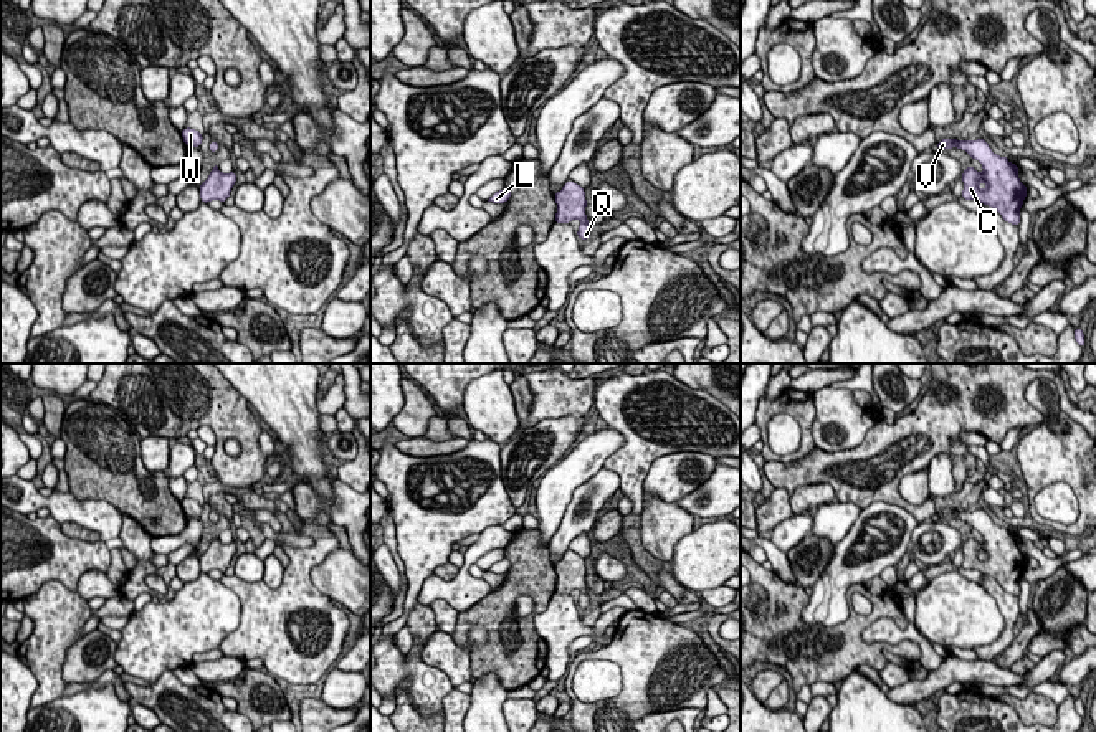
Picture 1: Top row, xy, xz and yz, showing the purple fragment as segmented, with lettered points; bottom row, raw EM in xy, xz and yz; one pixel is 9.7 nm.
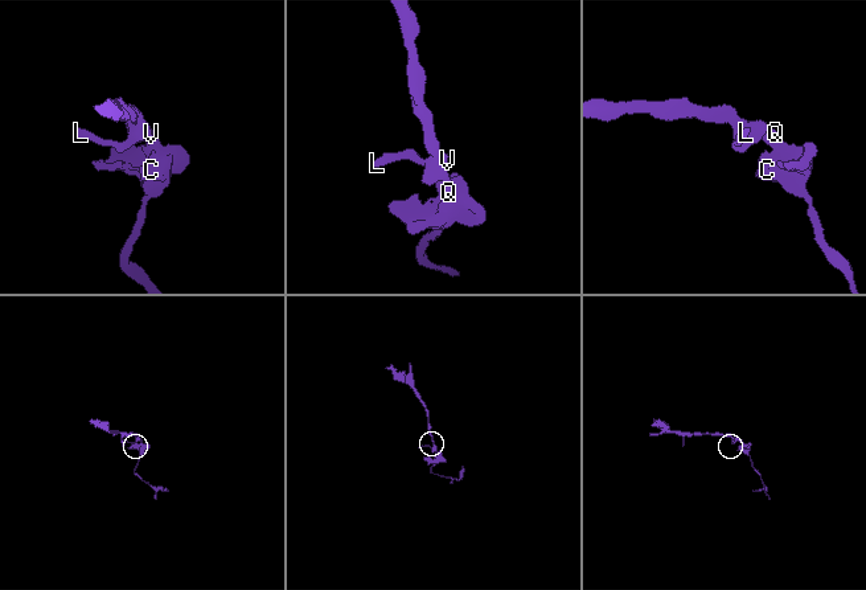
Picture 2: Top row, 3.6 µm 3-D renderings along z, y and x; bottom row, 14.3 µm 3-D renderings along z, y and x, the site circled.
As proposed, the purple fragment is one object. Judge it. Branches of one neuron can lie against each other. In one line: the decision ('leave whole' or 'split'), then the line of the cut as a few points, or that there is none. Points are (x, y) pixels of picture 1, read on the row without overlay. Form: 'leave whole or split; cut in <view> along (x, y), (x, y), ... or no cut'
leave whole; no cut

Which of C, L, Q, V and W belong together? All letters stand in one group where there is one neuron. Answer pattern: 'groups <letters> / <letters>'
groups C L Q V W

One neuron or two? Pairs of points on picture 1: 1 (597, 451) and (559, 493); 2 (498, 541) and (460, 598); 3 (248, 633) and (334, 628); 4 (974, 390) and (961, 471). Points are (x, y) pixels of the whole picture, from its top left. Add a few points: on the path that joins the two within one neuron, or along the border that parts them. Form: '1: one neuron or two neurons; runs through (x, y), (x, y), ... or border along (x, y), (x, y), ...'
1: one neuron; runs through (587, 461), (566, 483)
2: one neuron; runs through (481, 547), (468, 560), (463, 570), (463, 582)
3: one neuron; runs through (271, 628), (290, 610), (304, 605), (321, 608)
4: one neuron; runs through (954, 410), (944, 420), (944, 448), (948, 451)

